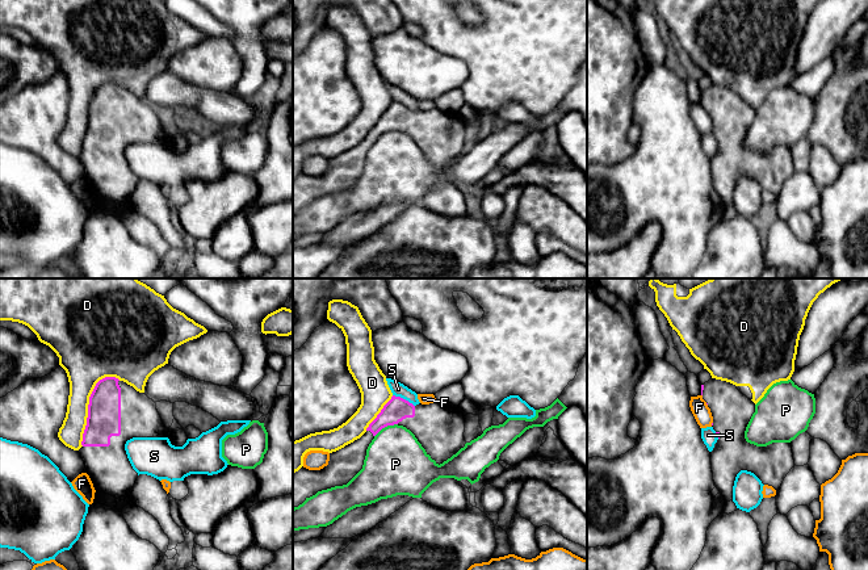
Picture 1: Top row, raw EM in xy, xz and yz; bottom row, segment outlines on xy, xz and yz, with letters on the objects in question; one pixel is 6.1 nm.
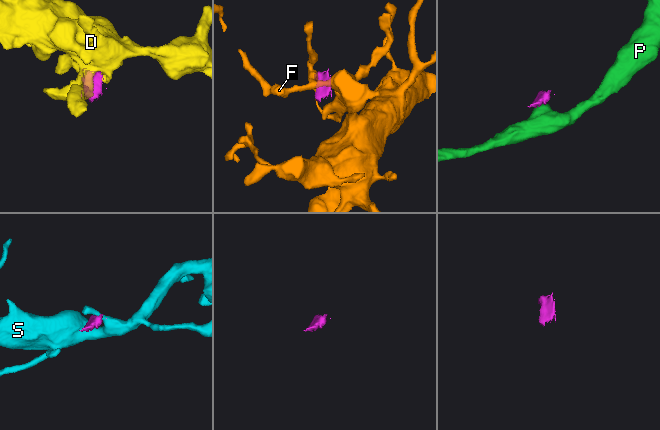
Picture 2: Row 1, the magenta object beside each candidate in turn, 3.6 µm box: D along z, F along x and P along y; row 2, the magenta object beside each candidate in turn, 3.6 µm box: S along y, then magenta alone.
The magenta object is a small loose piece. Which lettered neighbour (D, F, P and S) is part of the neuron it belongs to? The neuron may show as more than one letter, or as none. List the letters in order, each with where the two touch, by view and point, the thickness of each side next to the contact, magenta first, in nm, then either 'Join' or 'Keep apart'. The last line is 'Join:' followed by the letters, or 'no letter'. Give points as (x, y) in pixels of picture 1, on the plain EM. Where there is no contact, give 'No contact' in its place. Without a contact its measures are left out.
D: Touches magenta at xy (88, 112). Thickness 200 nm (magenta) against 240 nm. Keep apart
F: No contact. Keep apart
P: Touches magenta at xz (385, 131). Thickness 150 nm (magenta) against 380 nm. Keep apart
S: Touches magenta at xz (402, 104). Thickness 150 nm (magenta) against 90 nm. Keep apart
Join: no letter

